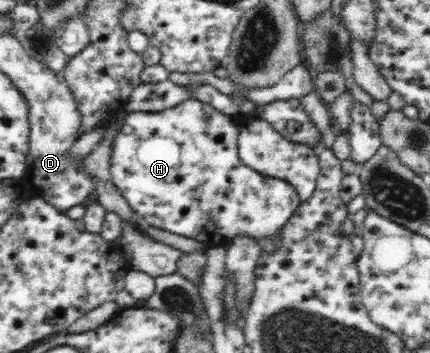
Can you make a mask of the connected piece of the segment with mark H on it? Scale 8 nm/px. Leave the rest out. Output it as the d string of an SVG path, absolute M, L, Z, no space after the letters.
M196 98L186 99L185 102L178 103L177 106L168 107L162 111L132 111L129 112L123 126L119 129L119 134L112 144L111 157L111 178L113 184L120 190L120 193L127 199L133 212L140 220L147 224L178 234L185 238L194 238L202 242L208 249L213 247L221 247L225 243L229 243L235 237L243 235L254 239L257 243L265 239L280 238L281 230L290 219L290 215L297 210L301 199L297 196L295 187L291 186L285 179L278 179L259 174L256 170L245 166L241 162L238 154L239 134L241 128L237 128L231 121L231 116L215 110L208 103L201 102Z

